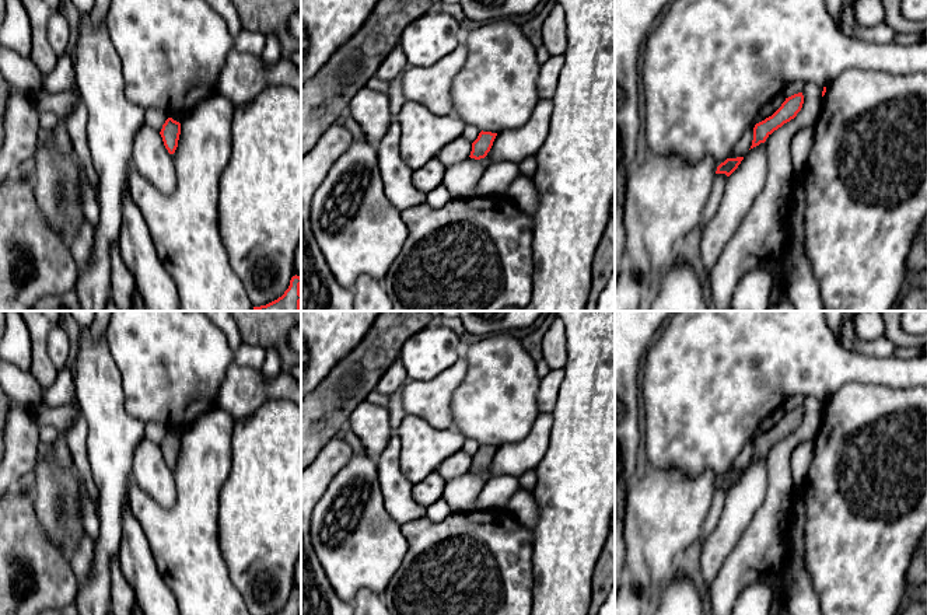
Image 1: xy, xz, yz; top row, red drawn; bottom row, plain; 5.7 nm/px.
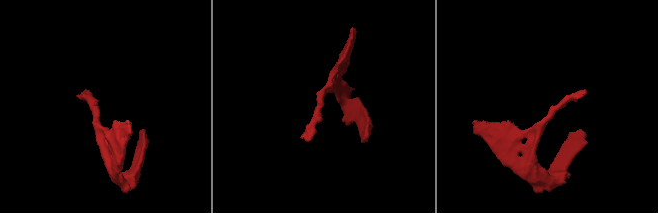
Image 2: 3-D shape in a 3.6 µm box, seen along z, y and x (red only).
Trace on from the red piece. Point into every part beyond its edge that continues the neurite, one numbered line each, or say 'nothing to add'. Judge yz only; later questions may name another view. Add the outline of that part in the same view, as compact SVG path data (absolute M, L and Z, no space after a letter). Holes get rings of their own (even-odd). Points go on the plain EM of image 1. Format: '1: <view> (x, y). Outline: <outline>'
nothing to add

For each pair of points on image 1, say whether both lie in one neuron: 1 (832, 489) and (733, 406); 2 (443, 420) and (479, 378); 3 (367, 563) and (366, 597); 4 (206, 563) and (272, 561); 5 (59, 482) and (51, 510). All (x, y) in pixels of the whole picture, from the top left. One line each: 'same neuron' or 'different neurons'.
1: different neurons
2: different neurons
3: different neurons
4: different neurons
5: same neuron

